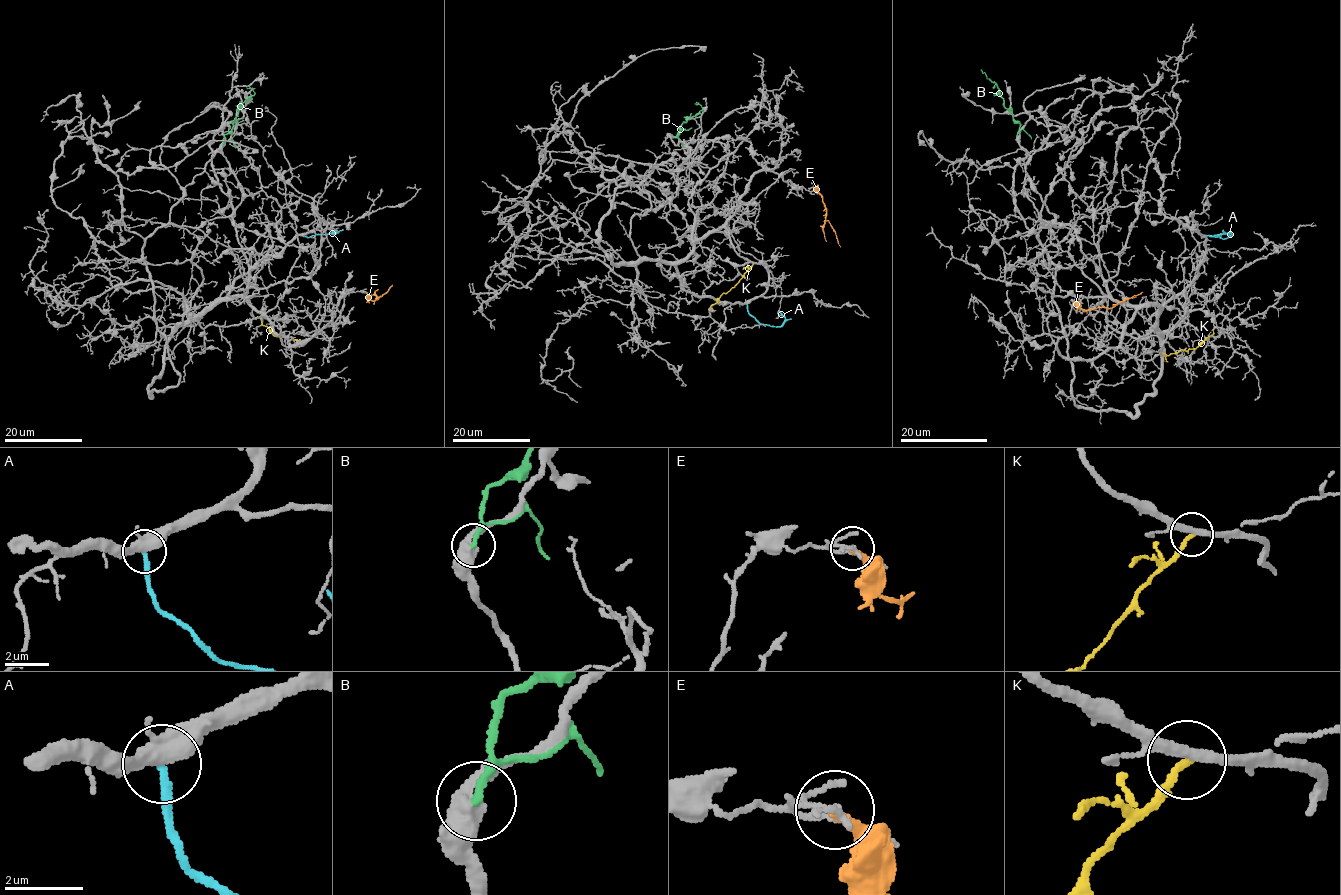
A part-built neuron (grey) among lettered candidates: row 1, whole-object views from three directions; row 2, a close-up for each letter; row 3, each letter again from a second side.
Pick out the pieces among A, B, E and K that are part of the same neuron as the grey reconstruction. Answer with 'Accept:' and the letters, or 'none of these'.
Accept: none of these

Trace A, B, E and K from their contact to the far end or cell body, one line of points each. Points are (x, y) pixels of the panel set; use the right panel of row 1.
A: (1206, 235), (1226, 238), (1232, 235), (1213, 235)
B: (1017, 136), (1020, 124), (1004, 106), (997, 85), (982, 73)
E: (1075, 299), (1080, 305), (1093, 310), (1112, 307), (1143, 292)
K: (1161, 352), (1169, 355), (1195, 349), (1210, 336), (1214, 327)

